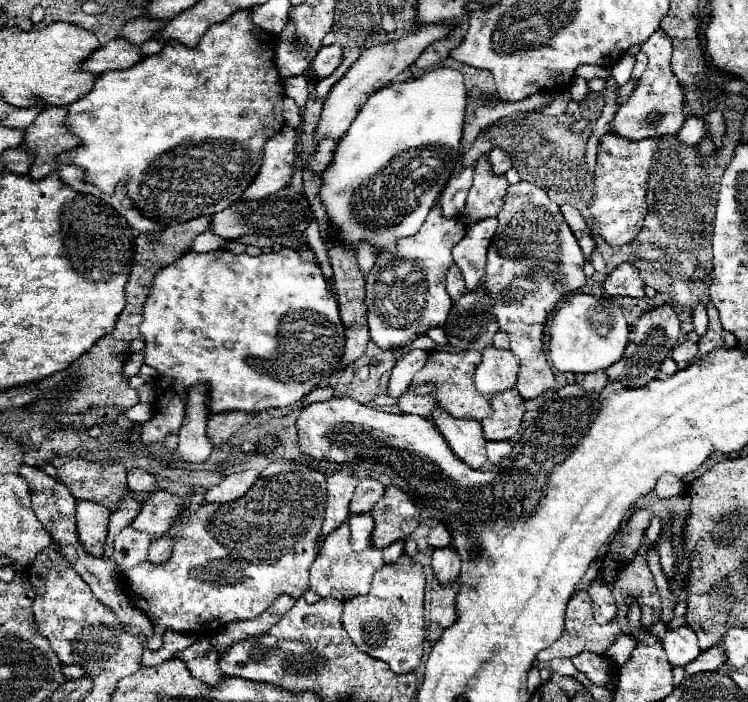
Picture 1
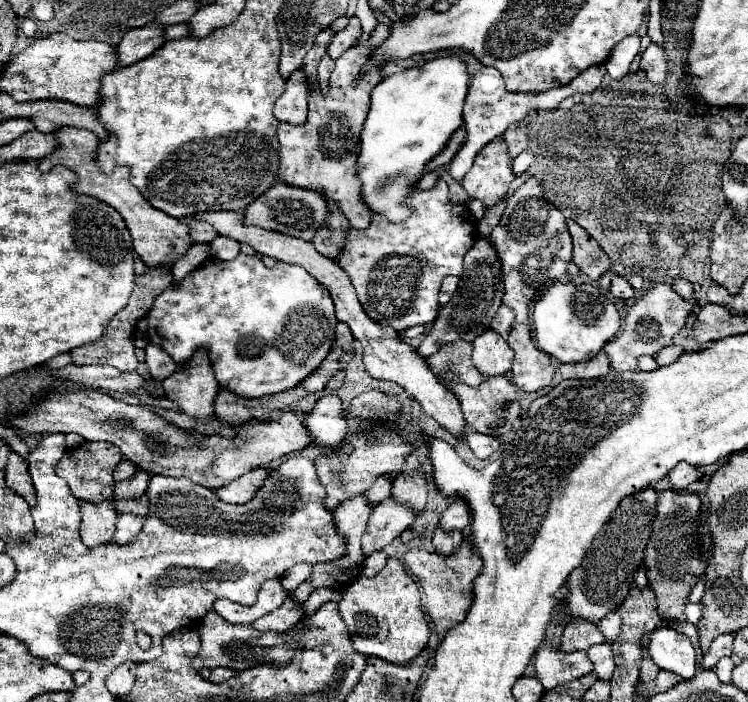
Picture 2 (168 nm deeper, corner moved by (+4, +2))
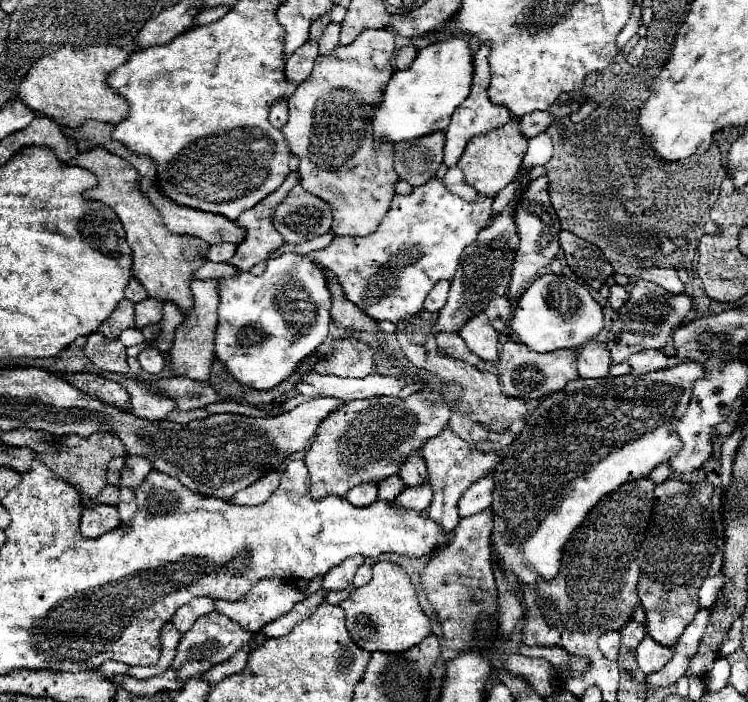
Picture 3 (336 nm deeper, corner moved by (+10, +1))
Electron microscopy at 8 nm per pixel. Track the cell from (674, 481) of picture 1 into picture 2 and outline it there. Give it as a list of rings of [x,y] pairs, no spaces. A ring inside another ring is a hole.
[[[682,462],[676,464],[674,470],[670,470],[670,474],[668,474],[668,482],[670,482],[670,488],[672,488],[672,490],[684,490],[684,488],[688,488],[696,478],[698,478],[696,468],[690,466],[690,464],[682,464]]]

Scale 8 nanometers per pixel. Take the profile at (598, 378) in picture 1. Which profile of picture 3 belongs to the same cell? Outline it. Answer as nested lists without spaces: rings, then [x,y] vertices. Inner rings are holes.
[[[590,341],[588,345],[578,349],[578,373],[580,377],[602,379],[608,375],[608,367],[612,365],[610,353],[606,345],[598,341]]]

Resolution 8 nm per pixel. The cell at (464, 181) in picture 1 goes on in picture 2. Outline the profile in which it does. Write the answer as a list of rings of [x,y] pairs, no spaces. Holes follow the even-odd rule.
[[[594,66],[594,68],[588,68],[584,70],[580,76],[576,76],[568,86],[562,86],[562,88],[552,88],[552,90],[546,90],[546,92],[536,92],[536,94],[530,94],[530,92],[518,92],[518,94],[512,94],[512,92],[506,92],[504,88],[504,80],[500,76],[498,70],[494,68],[482,68],[472,80],[470,80],[470,92],[466,96],[466,104],[464,104],[464,128],[468,132],[468,138],[466,138],[466,144],[458,150],[458,154],[454,156],[454,160],[450,162],[448,166],[448,172],[454,180],[462,180],[468,170],[472,168],[474,164],[474,158],[476,154],[494,138],[502,136],[502,132],[506,132],[506,128],[510,128],[514,122],[522,120],[528,112],[532,110],[554,110],[558,108],[558,104],[572,96],[572,94],[586,94],[586,92],[592,92],[596,88],[600,88],[600,82],[606,74],[606,68],[604,66]]]

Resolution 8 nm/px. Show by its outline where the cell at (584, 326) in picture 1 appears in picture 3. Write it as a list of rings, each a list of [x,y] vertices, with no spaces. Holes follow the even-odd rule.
[[[542,275],[538,277],[518,299],[510,329],[518,339],[532,351],[556,351],[556,349],[578,349],[592,341],[604,327],[602,307],[592,299],[584,281],[566,275]]]

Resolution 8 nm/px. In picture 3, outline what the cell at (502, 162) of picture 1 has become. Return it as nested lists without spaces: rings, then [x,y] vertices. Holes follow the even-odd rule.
[[[536,111],[536,113],[524,115],[520,119],[520,129],[526,135],[526,139],[532,139],[536,133],[546,131],[548,125],[552,123],[552,119],[554,119],[554,113],[552,111]]]

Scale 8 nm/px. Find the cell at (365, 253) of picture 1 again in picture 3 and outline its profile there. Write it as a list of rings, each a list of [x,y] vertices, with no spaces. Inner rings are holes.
[[[388,29],[362,31],[350,45],[344,45],[344,47],[338,45],[330,55],[318,55],[316,61],[314,61],[314,69],[312,69],[310,77],[308,77],[304,83],[298,85],[294,97],[288,101],[290,117],[288,117],[288,123],[282,127],[282,133],[284,133],[284,137],[286,137],[286,141],[288,141],[290,149],[292,149],[292,153],[300,157],[298,171],[300,171],[300,175],[302,175],[302,187],[304,187],[308,193],[312,193],[312,195],[316,195],[316,197],[320,197],[320,199],[324,199],[326,203],[332,205],[332,213],[334,213],[332,233],[334,233],[334,235],[370,235],[370,233],[380,225],[380,221],[382,221],[382,217],[386,215],[386,211],[388,211],[388,207],[390,207],[390,201],[392,201],[392,197],[394,197],[394,185],[396,185],[396,181],[398,181],[398,175],[396,175],[396,171],[394,171],[394,167],[392,167],[392,145],[390,145],[390,143],[384,143],[384,141],[382,141],[380,145],[374,145],[374,135],[372,135],[372,119],[374,119],[374,113],[372,113],[374,109],[372,109],[372,107],[374,107],[374,105],[380,101],[380,97],[384,95],[384,89],[386,89],[386,85],[388,85],[388,81],[390,81],[390,77],[392,77],[392,73],[394,73],[392,63],[390,63],[392,53],[394,53],[394,33],[392,33],[392,31],[388,31]]]

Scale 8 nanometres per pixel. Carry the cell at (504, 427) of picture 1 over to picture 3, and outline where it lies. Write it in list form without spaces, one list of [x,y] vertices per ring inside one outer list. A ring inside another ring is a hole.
[[[420,315],[402,319],[402,321],[396,323],[396,337],[398,337],[398,343],[400,343],[402,351],[404,351],[404,355],[408,357],[408,361],[412,361],[418,369],[424,369],[428,375],[434,375],[434,377],[438,377],[442,381],[458,383],[458,385],[464,387],[458,409],[468,413],[474,423],[486,425],[492,431],[504,431],[504,429],[508,429],[512,425],[512,421],[526,415],[526,403],[522,399],[512,399],[512,397],[504,395],[500,391],[500,383],[498,383],[496,375],[492,375],[488,371],[478,371],[476,367],[472,367],[472,365],[468,365],[468,363],[464,363],[460,359],[446,357],[446,355],[442,355],[438,351],[434,321],[428,321],[424,317],[420,317]]]

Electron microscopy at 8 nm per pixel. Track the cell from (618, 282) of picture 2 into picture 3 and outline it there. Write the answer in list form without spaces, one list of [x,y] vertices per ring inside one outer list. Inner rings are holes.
[[[620,285],[610,287],[610,299],[608,301],[610,301],[610,307],[614,311],[618,311],[626,303],[626,299],[628,299],[628,291],[624,287],[620,287]]]

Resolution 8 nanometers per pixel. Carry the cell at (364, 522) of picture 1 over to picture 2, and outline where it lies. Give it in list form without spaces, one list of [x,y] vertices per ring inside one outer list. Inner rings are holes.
[[[390,498],[376,504],[362,534],[364,554],[370,556],[372,552],[388,546],[394,538],[398,538],[406,528],[412,526],[414,518],[416,514],[412,510]]]

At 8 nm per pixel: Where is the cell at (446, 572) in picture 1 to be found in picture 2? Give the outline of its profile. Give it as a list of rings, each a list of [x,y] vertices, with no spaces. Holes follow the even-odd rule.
[[[436,528],[434,534],[432,534],[432,544],[434,544],[436,552],[446,558],[446,556],[452,556],[460,550],[462,538],[464,536],[462,536],[460,530],[458,532],[442,532],[440,528]]]

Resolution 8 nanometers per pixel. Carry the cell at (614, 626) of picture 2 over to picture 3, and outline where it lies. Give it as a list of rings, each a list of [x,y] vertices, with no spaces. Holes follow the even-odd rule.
[[[610,631],[610,633],[600,635],[598,647],[600,647],[600,651],[604,653],[606,659],[616,661],[618,659],[618,647],[620,647],[620,633],[618,631]]]

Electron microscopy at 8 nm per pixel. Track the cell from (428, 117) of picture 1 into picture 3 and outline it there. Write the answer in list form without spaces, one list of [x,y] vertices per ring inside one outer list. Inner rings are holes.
[[[448,37],[448,39],[436,41],[436,43],[428,45],[428,47],[424,47],[422,51],[418,51],[414,63],[404,71],[396,71],[392,75],[390,83],[386,85],[384,99],[374,109],[374,137],[376,139],[386,137],[388,141],[398,143],[398,141],[410,141],[410,139],[416,139],[416,137],[430,135],[434,131],[446,129],[454,109],[470,95],[472,77],[474,77],[474,61],[472,61],[470,43],[466,39]]]

